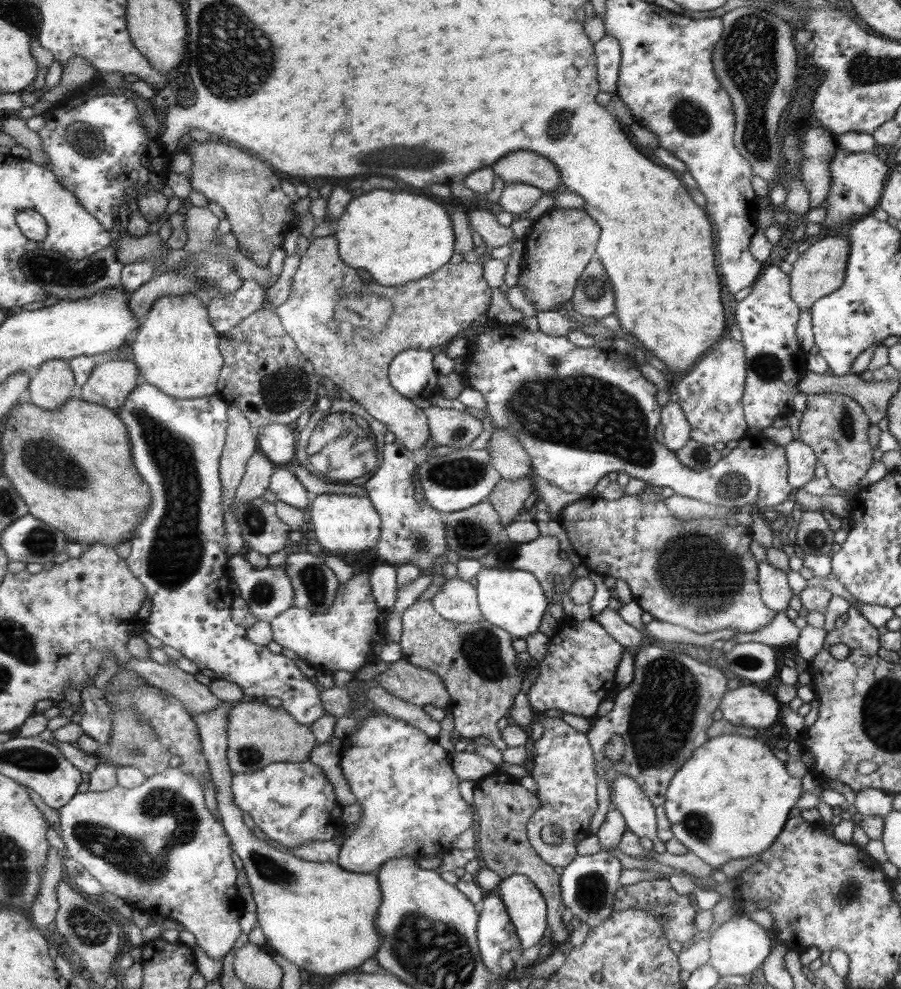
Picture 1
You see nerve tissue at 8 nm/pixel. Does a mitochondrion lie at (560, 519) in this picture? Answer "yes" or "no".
no

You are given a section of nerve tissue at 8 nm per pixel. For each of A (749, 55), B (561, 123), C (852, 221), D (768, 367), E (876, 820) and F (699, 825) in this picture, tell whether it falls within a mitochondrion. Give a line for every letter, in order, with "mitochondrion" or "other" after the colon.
A: mitochondrion
B: mitochondrion
C: other
D: mitochondrion
E: other
F: mitochondrion

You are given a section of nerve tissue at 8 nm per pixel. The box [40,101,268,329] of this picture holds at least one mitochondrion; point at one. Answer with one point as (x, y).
(86, 141)

